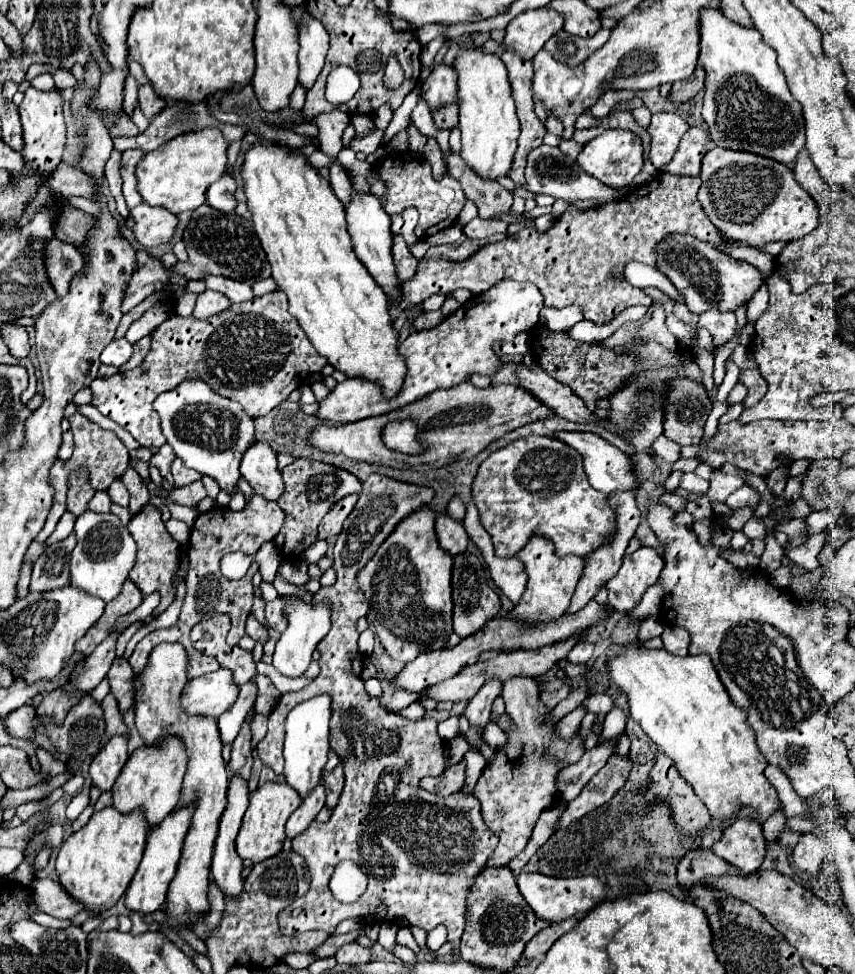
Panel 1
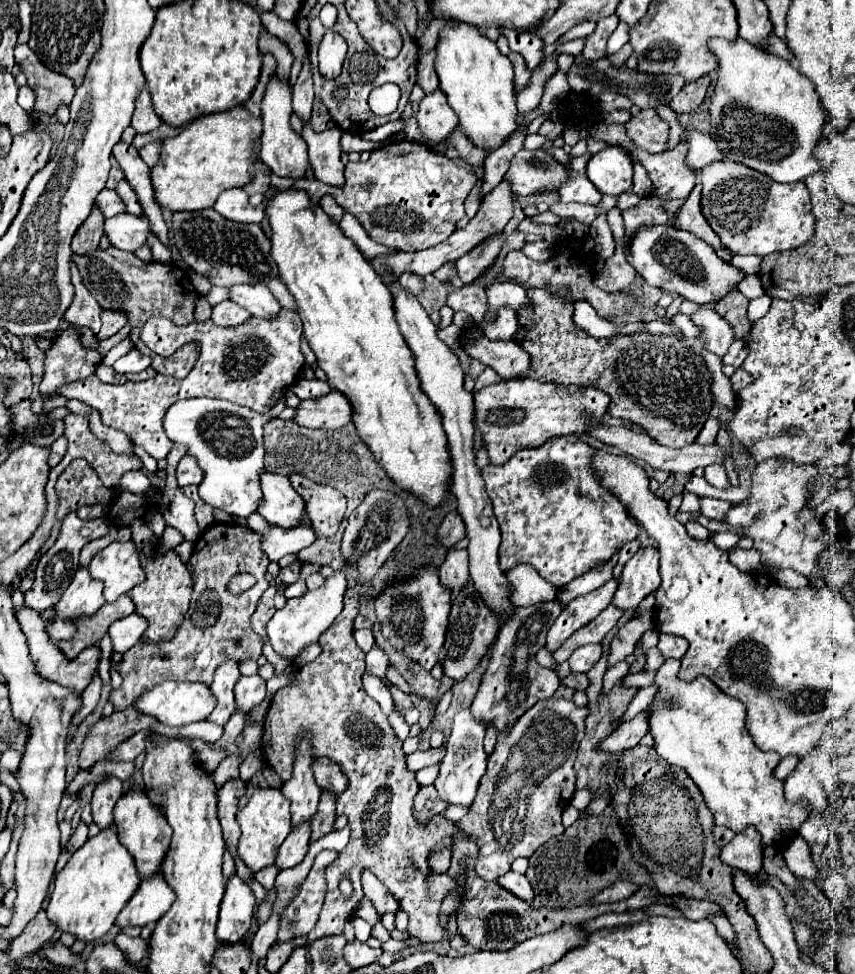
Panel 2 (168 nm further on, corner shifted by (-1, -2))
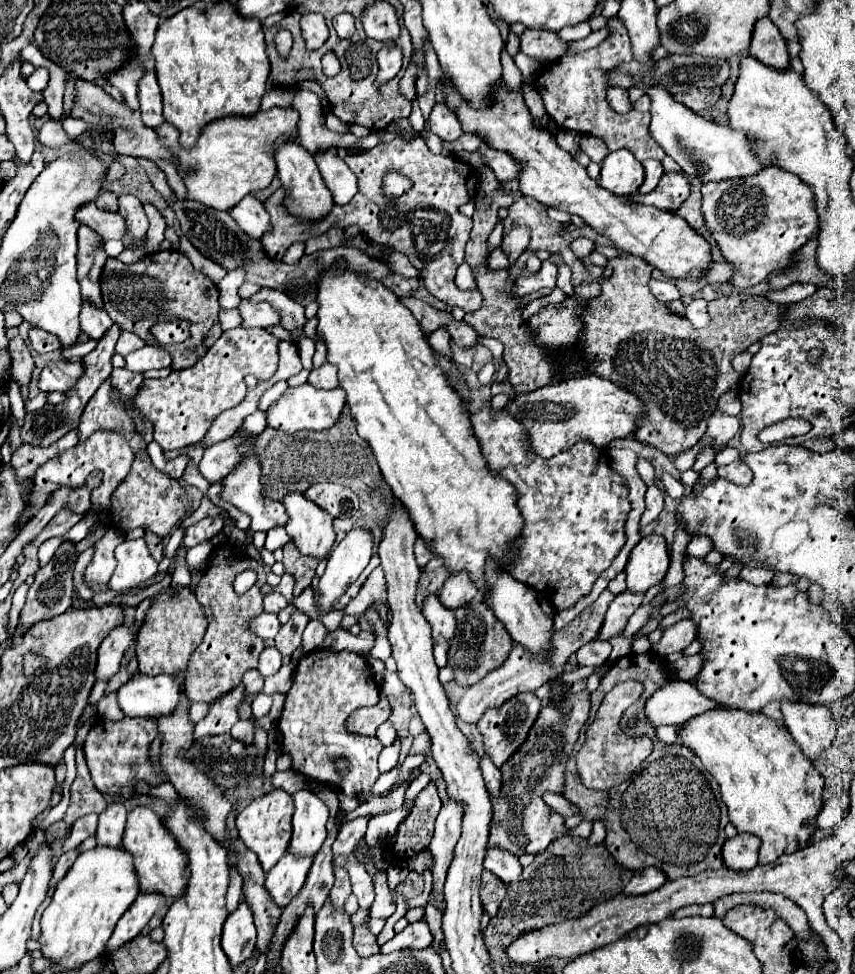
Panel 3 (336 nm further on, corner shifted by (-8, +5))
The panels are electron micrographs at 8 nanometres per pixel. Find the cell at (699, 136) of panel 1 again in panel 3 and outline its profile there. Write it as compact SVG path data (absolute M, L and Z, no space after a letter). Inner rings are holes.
M679 171L679 173L665 173L659 185L651 193L643 195L637 191L631 195L631 199L637 203L653 205L663 211L677 211L679 205L689 197L689 193L691 193L691 183L685 177L685 173Z

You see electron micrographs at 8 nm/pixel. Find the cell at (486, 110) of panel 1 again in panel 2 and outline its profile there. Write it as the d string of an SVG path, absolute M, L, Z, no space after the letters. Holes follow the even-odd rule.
M446 24L438 34L434 68L440 90L460 118L460 128L482 150L496 150L508 134L516 130L516 98L514 72L508 56L500 54L496 44L488 40L480 28L470 24Z

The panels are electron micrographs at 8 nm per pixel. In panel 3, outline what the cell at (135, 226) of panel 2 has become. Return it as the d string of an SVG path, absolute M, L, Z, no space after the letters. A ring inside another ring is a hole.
M95 203L83 205L75 217L81 223L89 225L91 229L95 229L103 239L125 239L127 237L125 219L119 213L97 209Z

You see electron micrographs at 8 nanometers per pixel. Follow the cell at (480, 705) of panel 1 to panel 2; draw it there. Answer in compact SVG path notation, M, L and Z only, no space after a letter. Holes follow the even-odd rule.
M460 710L456 716L454 716L454 724L452 724L452 736L448 740L448 746L446 746L446 756L444 760L440 762L440 774L434 782L436 790L438 790L438 796L448 804L458 804L458 806L470 806L474 802L474 796L476 796L476 788L478 788L478 782L480 778L484 776L486 772L486 752L482 748L482 742L484 742L484 734L486 734L486 728L480 726L470 710Z

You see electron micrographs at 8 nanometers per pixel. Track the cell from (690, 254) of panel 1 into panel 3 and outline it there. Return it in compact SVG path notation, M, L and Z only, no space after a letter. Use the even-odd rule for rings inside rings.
M505 83L497 89L497 95L495 95L495 105L491 105L491 109L471 109L461 97L459 93L455 91L453 85L447 87L447 97L445 97L447 105L457 113L463 129L467 133L477 133L485 139L485 143L493 149L489 149L485 143L479 147L479 151L483 153L485 157L485 163L495 171L497 179L501 183L505 181L513 181L517 179L517 175L523 171L523 163L521 161L527 161L527 169L519 175L519 189L523 195L529 195L533 199L537 199L539 203L547 205L547 207L555 207L555 209L561 209L561 211L567 211L567 213L573 213L573 215L579 215L589 227L593 227L597 233L609 237L615 247L619 251L625 251L625 253L631 253L631 255L637 255L641 257L643 261L647 261L651 267L659 269L663 275L671 277L671 279L689 279L689 281L699 281L707 275L707 269L709 265L713 265L713 255L711 255L711 245L685 221L681 219L679 215L671 213L671 211L661 211L657 207L649 207L649 205L641 205L641 203L635 203L631 201L629 197L619 197L619 195L613 195L611 191L599 187L585 171L585 167L581 167L567 151L563 151L557 143L555 143L555 137L545 131L545 129L537 129L533 125L533 117L523 101L523 95L521 93L515 93L511 89L505 87Z

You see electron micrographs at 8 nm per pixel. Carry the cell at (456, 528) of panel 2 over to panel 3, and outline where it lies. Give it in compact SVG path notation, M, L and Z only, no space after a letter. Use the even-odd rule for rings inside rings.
M417 537L417 541L415 541L415 557L417 557L417 561L419 561L421 567L425 567L429 563L429 559L433 557L429 543L423 541L423 537Z

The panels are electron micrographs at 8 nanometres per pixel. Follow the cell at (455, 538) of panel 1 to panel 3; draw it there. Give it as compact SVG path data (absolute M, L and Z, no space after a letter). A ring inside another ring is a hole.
M459 571L447 577L447 581L443 583L441 591L439 591L439 599L443 601L443 605L455 609L459 605L465 605L467 601L471 601L477 595L477 587L471 579L469 571Z

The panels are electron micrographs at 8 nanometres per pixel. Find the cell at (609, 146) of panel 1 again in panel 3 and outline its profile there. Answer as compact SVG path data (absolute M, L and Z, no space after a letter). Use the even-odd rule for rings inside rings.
M629 149L611 151L601 163L601 175L597 181L603 189L615 195L631 195L643 183L643 165L629 153Z

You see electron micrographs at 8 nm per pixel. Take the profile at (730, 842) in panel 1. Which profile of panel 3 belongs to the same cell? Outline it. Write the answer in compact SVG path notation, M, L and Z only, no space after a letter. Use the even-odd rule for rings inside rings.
M739 833L733 839L727 839L723 845L723 861L729 869L751 869L757 865L757 851L759 851L759 837L751 833Z

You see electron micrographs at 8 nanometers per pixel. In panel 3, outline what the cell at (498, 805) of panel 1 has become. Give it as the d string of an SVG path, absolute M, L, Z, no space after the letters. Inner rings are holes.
M587 691L567 693L565 701L571 705L571 711L565 711L559 701L549 701L543 705L523 745L503 763L501 791L499 795L489 795L495 809L495 817L489 829L489 847L499 847L515 855L535 855L543 851L553 839L571 831L565 827L565 817L561 817L543 801L547 791L563 793L567 761L573 753L573 745L579 739L581 727L589 719L591 703Z

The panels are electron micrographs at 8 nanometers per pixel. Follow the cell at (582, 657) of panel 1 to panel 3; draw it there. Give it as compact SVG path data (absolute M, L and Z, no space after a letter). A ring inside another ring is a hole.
M595 639L595 641L585 643L583 649L579 649L577 663L579 665L589 665L589 667L599 667L607 661L609 653L611 653L611 643Z

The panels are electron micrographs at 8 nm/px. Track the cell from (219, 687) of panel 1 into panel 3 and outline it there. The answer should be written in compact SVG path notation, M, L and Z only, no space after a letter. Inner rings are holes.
M133 675L119 687L119 707L127 717L167 717L177 709L181 695L183 685L173 675Z

